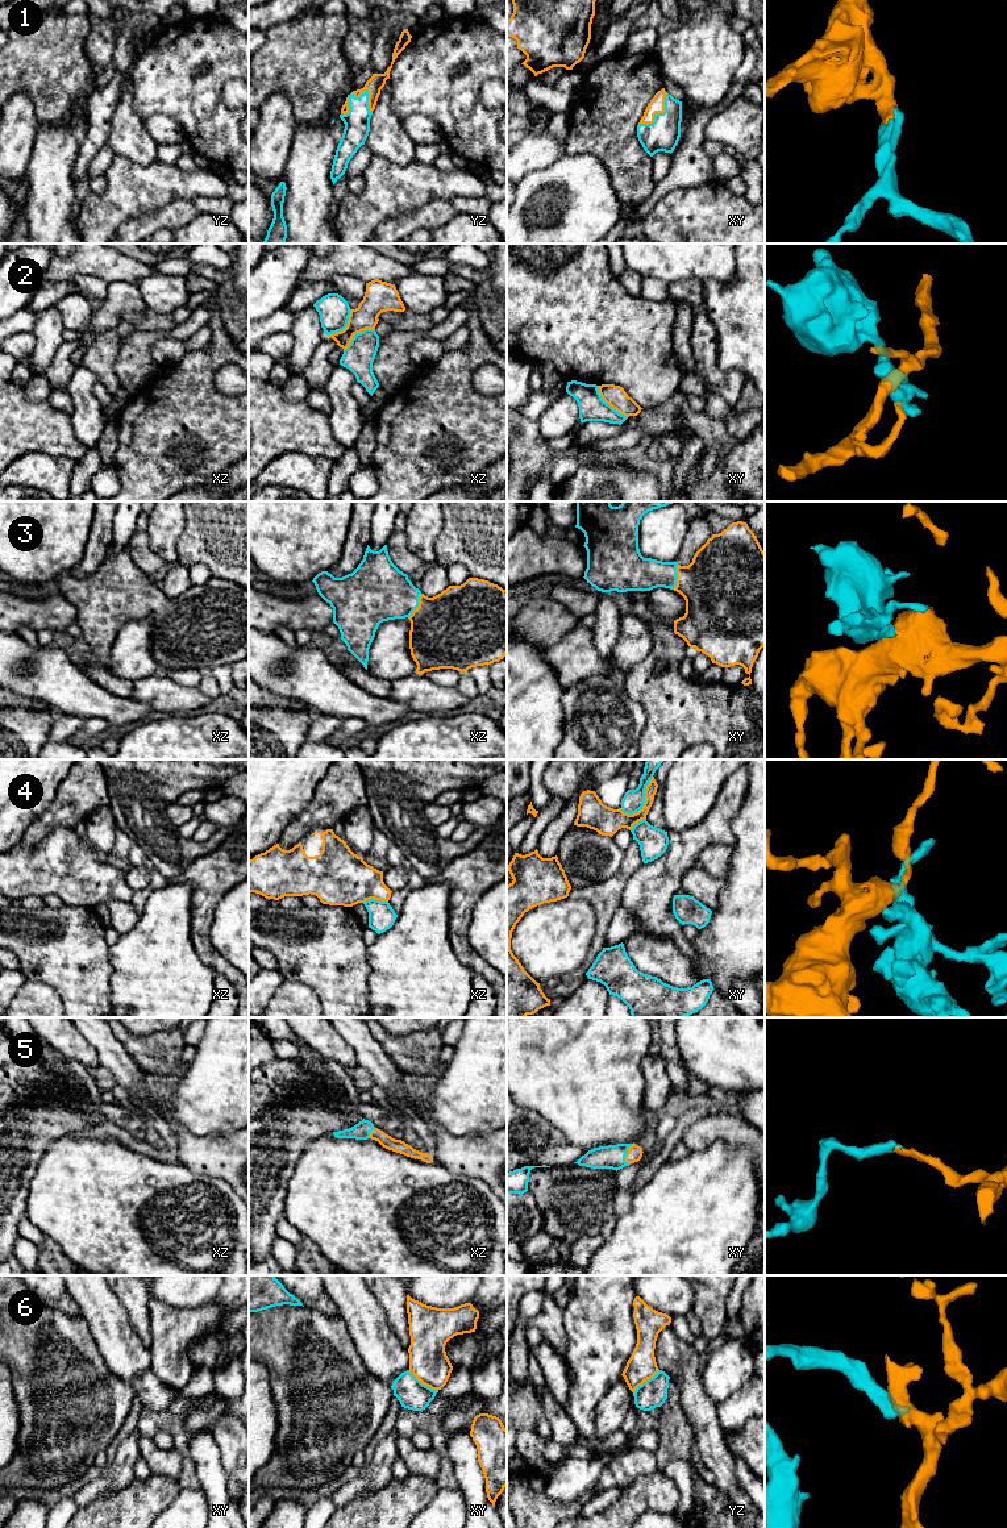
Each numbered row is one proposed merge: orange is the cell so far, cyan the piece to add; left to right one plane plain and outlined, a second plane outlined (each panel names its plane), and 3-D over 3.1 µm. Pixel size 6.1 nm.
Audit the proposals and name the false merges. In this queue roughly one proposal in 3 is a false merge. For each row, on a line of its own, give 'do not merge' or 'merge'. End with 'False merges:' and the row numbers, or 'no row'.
1: merge
2: do not merge
3: merge
4: do not merge
5: merge
6: do not merge
False merges: 2, 4, 6

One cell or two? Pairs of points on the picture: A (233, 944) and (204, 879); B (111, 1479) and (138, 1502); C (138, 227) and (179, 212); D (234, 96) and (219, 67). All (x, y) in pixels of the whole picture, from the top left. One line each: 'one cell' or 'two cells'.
A: two cells
B: two cells
C: one cell
D: two cells

